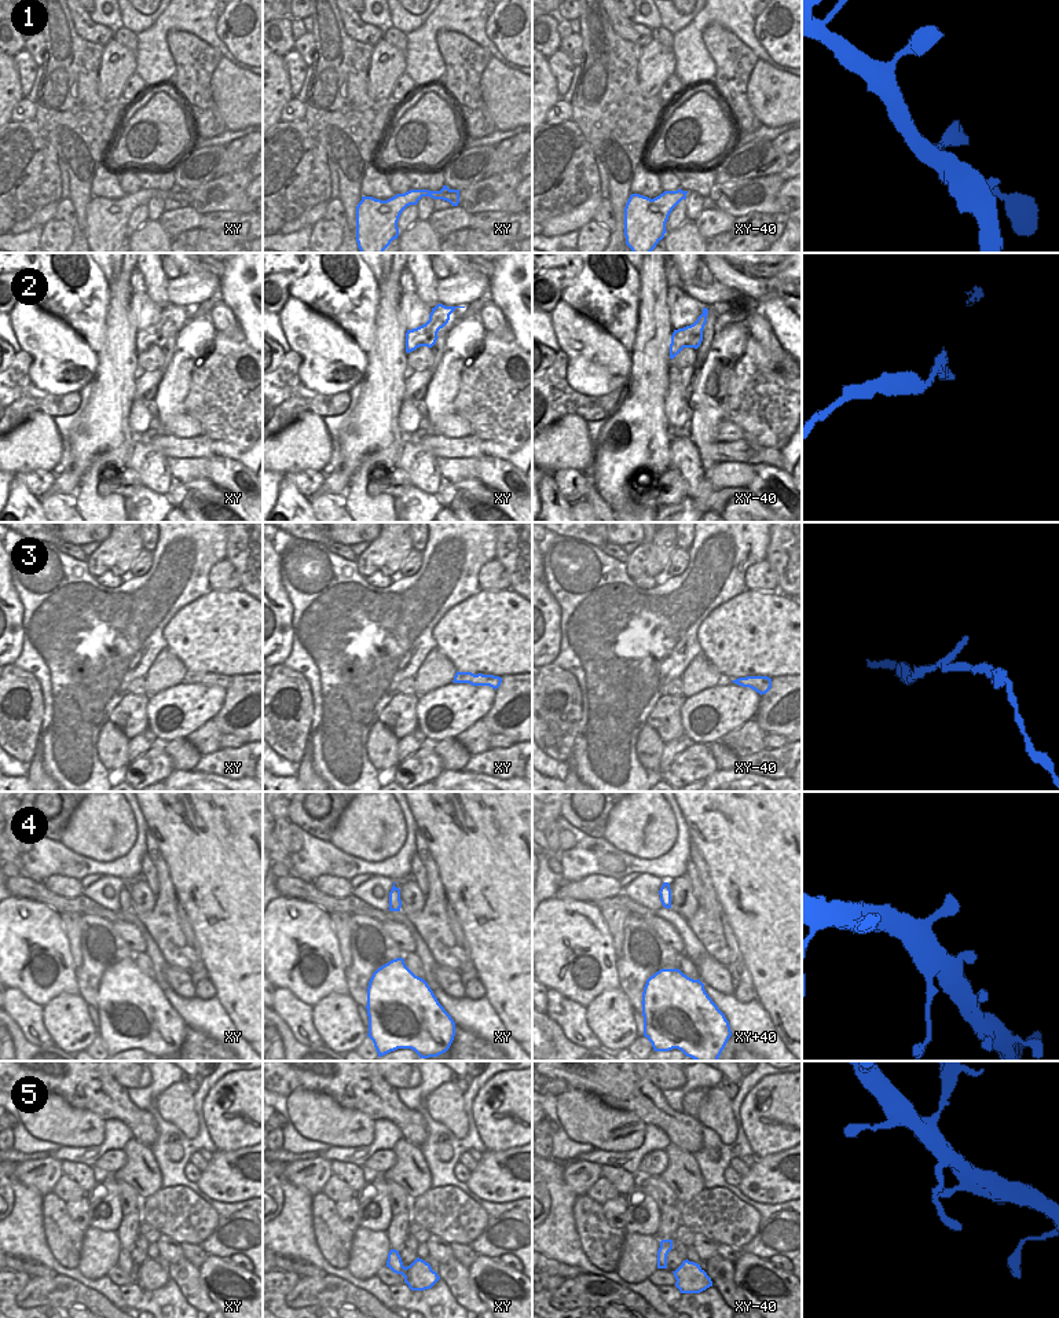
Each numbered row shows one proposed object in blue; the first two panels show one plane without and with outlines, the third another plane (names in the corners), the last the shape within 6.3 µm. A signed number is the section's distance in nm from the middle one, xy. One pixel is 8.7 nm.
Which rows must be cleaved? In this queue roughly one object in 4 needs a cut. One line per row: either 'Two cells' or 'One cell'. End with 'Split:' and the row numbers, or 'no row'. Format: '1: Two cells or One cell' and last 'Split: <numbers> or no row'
1: One cell
2: Two cells
3: One cell
4: One cell
5: One cell
Split: 2.

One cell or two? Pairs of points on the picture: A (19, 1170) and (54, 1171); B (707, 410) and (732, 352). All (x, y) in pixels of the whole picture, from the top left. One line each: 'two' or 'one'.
A: one
B: one

